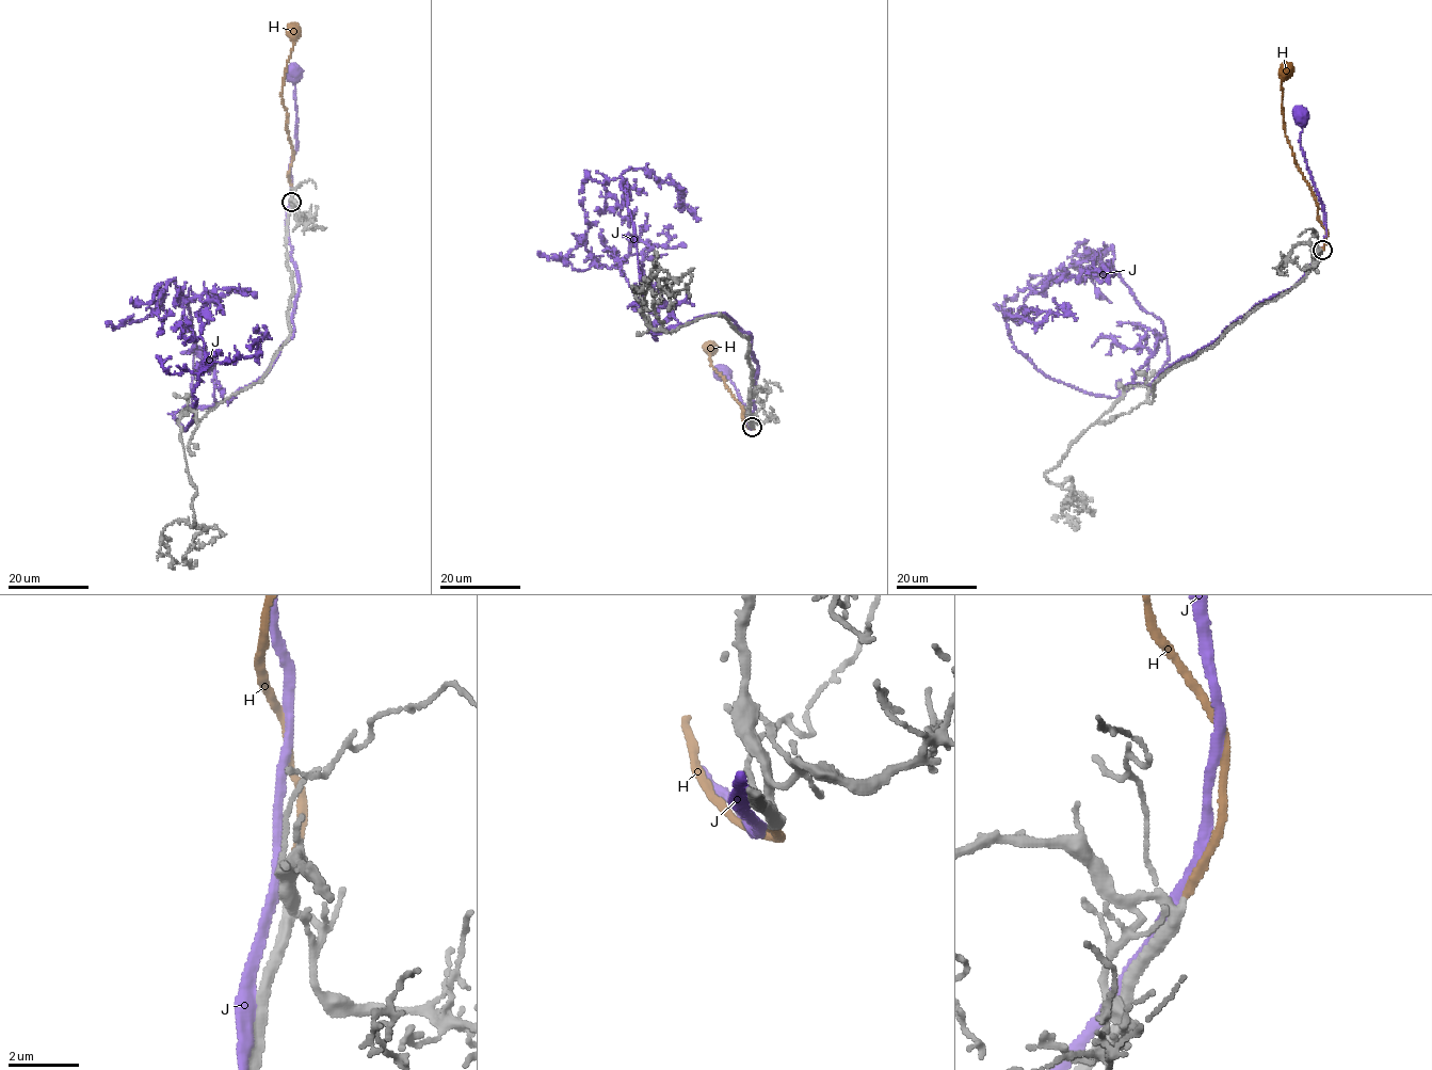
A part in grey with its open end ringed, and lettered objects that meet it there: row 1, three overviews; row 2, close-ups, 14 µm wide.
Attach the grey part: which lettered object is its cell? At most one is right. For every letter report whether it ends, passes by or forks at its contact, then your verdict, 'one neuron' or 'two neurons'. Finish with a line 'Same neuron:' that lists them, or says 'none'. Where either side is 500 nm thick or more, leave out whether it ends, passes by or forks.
H: it ends | one neuron
J: it passes by | two neurons
Same neuron: H

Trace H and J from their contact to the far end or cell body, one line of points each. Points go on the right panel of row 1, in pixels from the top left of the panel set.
H: (1322, 250), (1326, 229), (1318, 218), (1316, 198), (1299, 168), (1284, 130), (1282, 78), (1285, 70)
J: (1322, 250), (1323, 210), (1299, 142), (1301, 125), (1297, 115)

